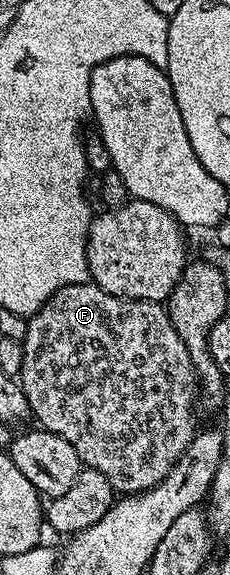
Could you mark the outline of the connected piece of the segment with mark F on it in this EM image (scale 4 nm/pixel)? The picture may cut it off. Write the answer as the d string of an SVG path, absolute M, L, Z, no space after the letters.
M84 283L61 287L32 317L26 320L27 330L21 342L25 359L21 362L21 371L17 380L25 391L25 399L29 399L34 420L39 420L36 422L51 433L61 435L61 439L69 439L69 443L73 443L77 451L80 462L86 468L101 471L101 475L105 475L105 479L109 479L109 483L115 488L116 494L143 493L147 489L157 487L157 483L161 483L165 475L173 471L173 463L181 459L181 455L189 447L189 443L197 432L195 417L191 414L195 401L197 405L195 368L189 359L189 351L185 351L185 343L181 343L181 335L177 335L166 308L158 301L142 301L109 295L99 285Z

